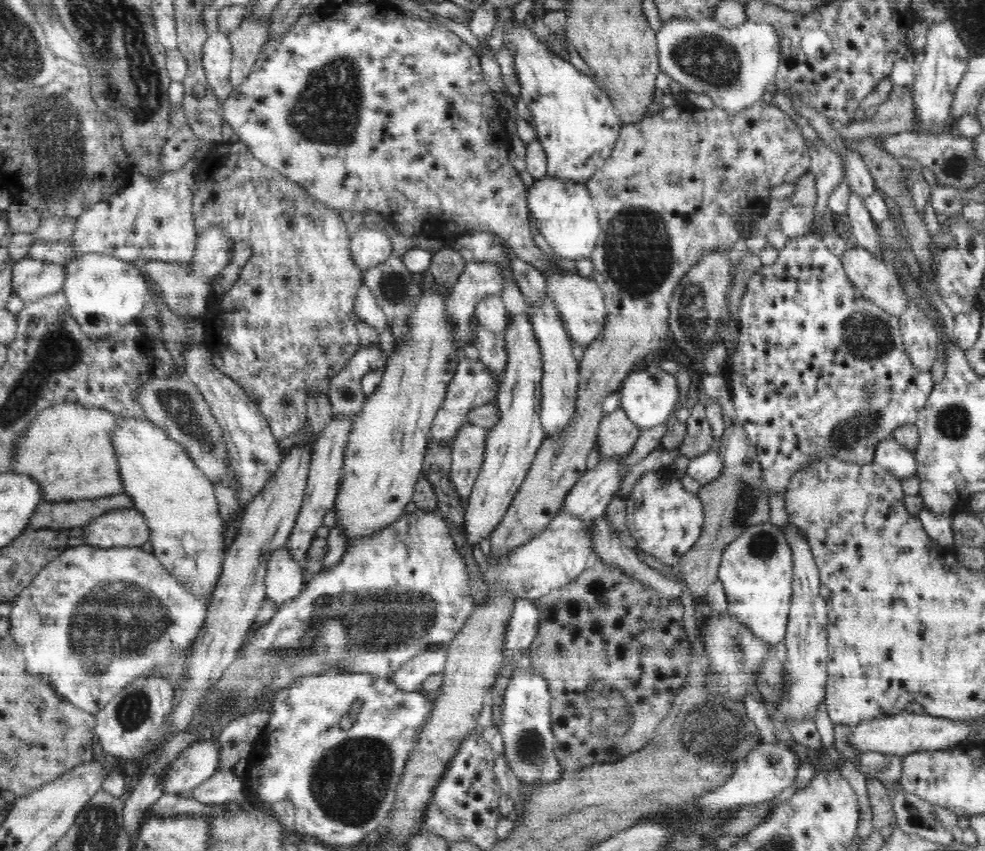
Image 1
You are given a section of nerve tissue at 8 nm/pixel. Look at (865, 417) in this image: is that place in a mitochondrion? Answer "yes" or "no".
yes

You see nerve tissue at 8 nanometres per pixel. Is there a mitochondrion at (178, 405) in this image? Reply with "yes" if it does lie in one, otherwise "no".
yes

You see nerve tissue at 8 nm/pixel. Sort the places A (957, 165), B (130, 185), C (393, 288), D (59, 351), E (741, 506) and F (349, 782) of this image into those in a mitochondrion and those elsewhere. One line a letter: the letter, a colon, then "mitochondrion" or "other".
A: mitochondrion
B: other
C: mitochondrion
D: mitochondrion
E: mitochondrion
F: mitochondrion

